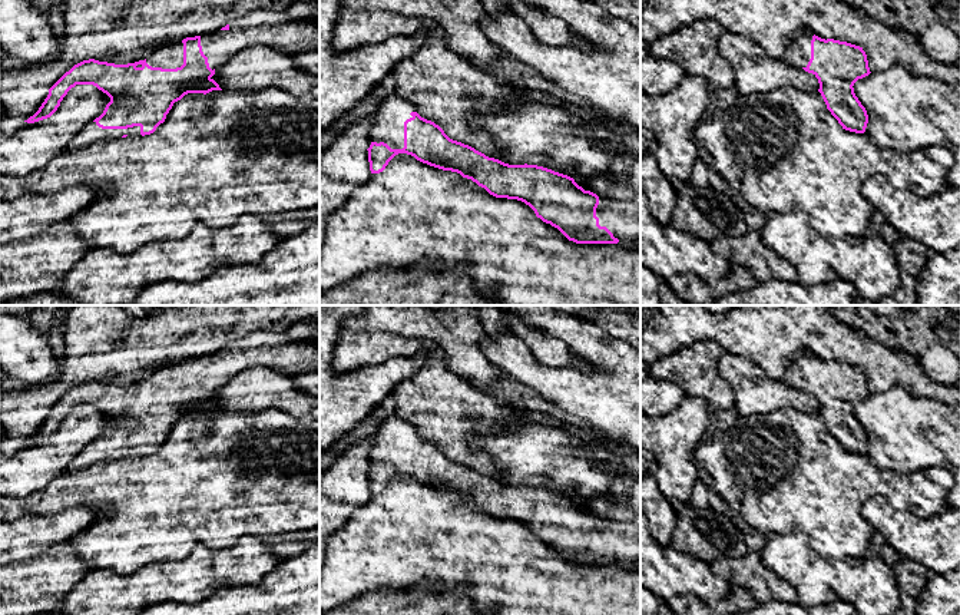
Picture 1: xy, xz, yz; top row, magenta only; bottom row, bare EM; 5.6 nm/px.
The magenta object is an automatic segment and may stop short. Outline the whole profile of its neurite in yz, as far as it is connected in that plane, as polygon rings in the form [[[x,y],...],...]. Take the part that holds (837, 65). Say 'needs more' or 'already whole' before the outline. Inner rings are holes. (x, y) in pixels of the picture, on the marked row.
needs more; [[[801,33],[789,43],[782,60],[818,79],[818,92],[843,129],[865,132],[868,115],[853,87],[858,79],[871,73],[863,47]]]

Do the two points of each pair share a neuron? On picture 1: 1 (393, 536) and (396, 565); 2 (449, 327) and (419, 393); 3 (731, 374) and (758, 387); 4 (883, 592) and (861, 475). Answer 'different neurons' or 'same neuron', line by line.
1: same neuron
2: different neurons
3: same neuron
4: different neurons

